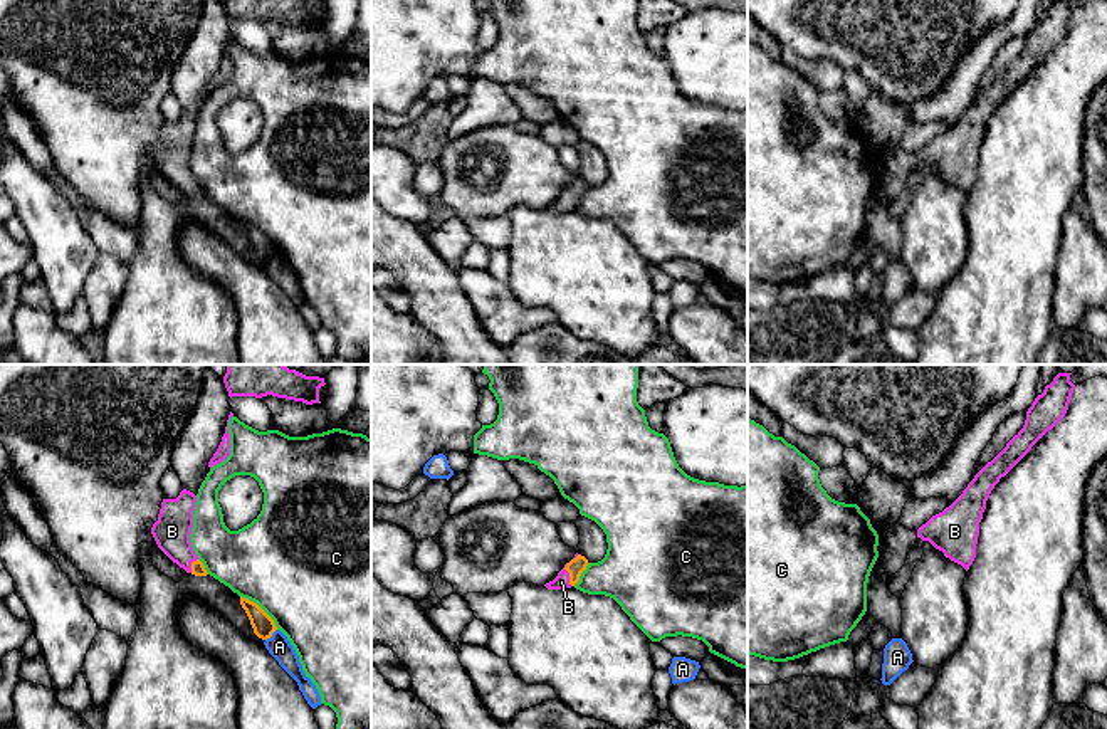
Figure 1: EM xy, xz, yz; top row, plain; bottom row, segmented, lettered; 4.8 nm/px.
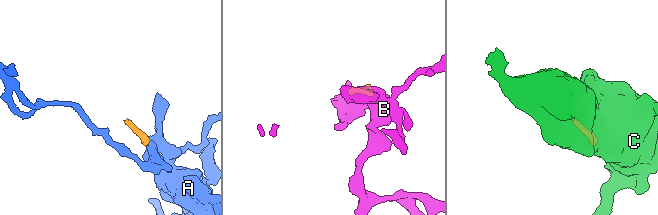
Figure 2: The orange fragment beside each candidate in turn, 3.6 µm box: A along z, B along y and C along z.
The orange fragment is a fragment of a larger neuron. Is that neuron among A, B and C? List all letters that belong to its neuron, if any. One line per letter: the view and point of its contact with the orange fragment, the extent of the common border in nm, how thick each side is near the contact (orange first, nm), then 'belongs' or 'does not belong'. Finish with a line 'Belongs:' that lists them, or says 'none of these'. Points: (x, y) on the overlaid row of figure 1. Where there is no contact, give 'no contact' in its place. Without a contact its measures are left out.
A: contact xy (271, 635); length 80 nm; calibres 100 and 110 nm; does not belong
B: contact xz (570, 575); length 110 nm; calibres 80 and 80 nm; belongs
C: contact xy (261, 608); length 240 nm; calibres 100 and 500 nm; does not belong
Belongs: B

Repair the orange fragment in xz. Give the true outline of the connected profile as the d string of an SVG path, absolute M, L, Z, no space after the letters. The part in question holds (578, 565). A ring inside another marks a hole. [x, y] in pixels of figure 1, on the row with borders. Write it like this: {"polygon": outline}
{"polygon": "M574 554L574 558L564 564L564 568L558 573L558 576L546 583L548 590L566 590L574 586L580 581L581 573L588 566L588 559L581 554Z"}

